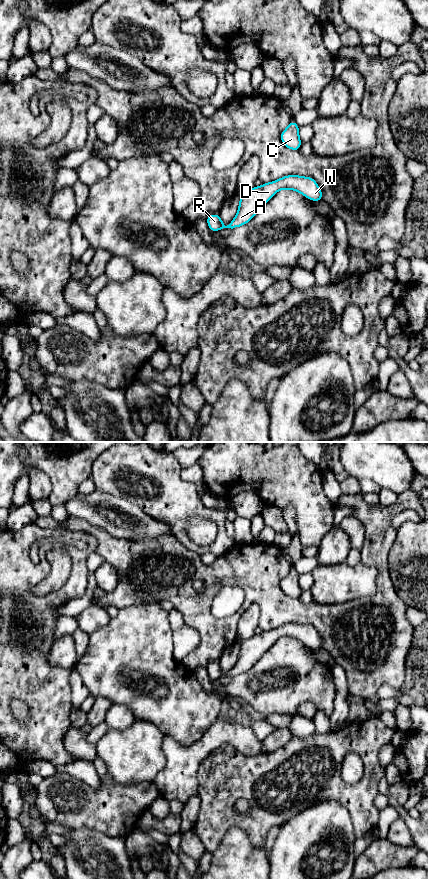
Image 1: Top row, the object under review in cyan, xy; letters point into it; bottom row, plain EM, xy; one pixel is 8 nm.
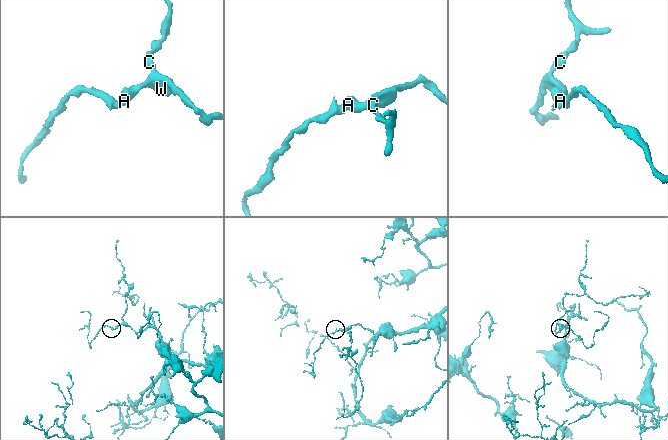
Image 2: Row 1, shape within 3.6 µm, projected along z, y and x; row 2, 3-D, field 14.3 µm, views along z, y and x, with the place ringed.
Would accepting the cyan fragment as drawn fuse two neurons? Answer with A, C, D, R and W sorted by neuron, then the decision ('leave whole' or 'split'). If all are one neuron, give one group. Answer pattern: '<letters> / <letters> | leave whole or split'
A C D R W | leave whole

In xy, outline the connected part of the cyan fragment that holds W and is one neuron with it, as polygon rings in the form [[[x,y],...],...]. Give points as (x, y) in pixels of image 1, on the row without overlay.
[[[288,623],[276,629],[264,631],[261,635],[254,634],[251,638],[241,641],[238,660],[231,671],[225,674],[218,661],[212,662],[206,666],[209,677],[215,680],[224,676],[233,677],[248,671],[281,637],[292,637],[312,649],[323,649],[322,639],[312,625]]]

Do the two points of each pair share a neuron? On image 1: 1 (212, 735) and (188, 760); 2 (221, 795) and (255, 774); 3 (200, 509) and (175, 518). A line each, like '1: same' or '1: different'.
1: same
2: same
3: same

